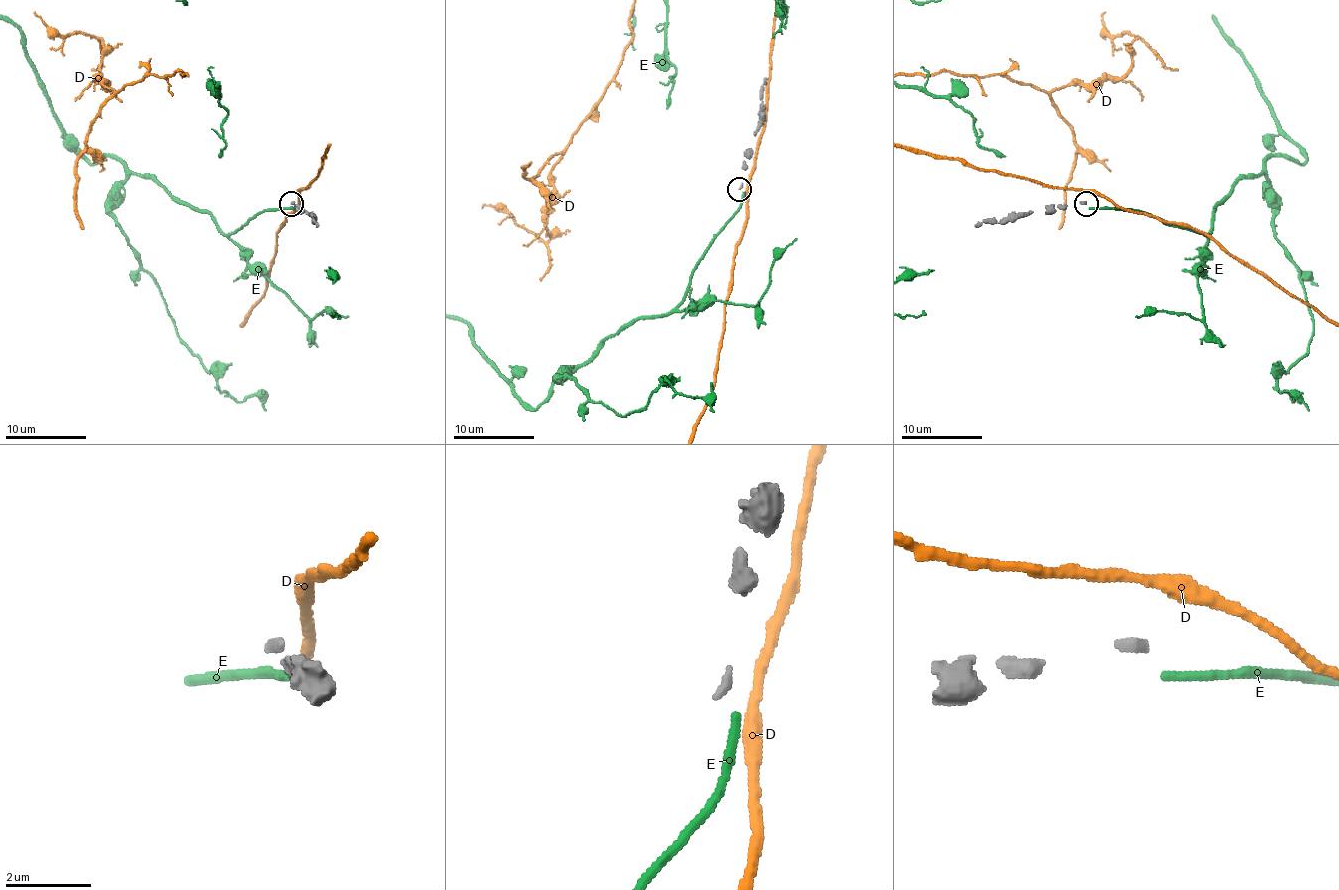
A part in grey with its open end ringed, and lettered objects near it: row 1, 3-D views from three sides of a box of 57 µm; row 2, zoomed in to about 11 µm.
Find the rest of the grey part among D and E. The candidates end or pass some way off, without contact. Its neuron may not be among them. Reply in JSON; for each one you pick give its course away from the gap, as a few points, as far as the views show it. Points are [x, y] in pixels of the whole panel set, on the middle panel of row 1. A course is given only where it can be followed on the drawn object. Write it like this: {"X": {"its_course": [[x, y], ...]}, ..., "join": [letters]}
{"join": []}

